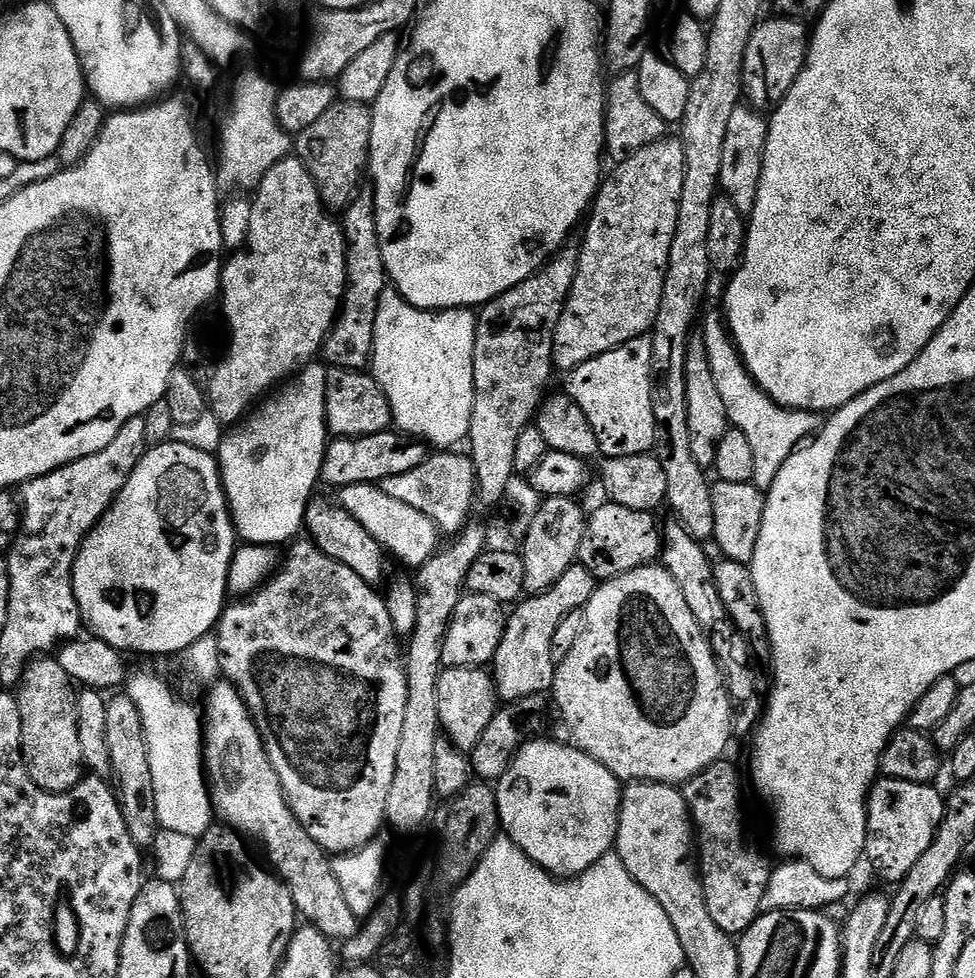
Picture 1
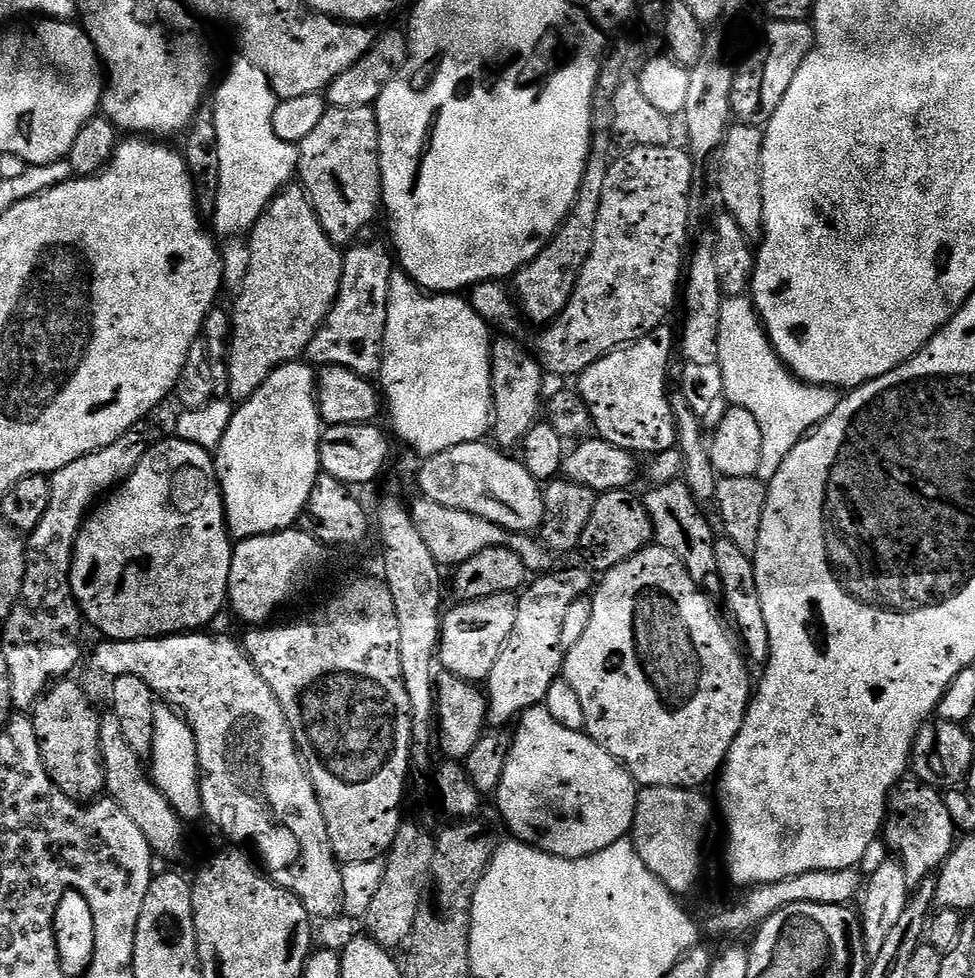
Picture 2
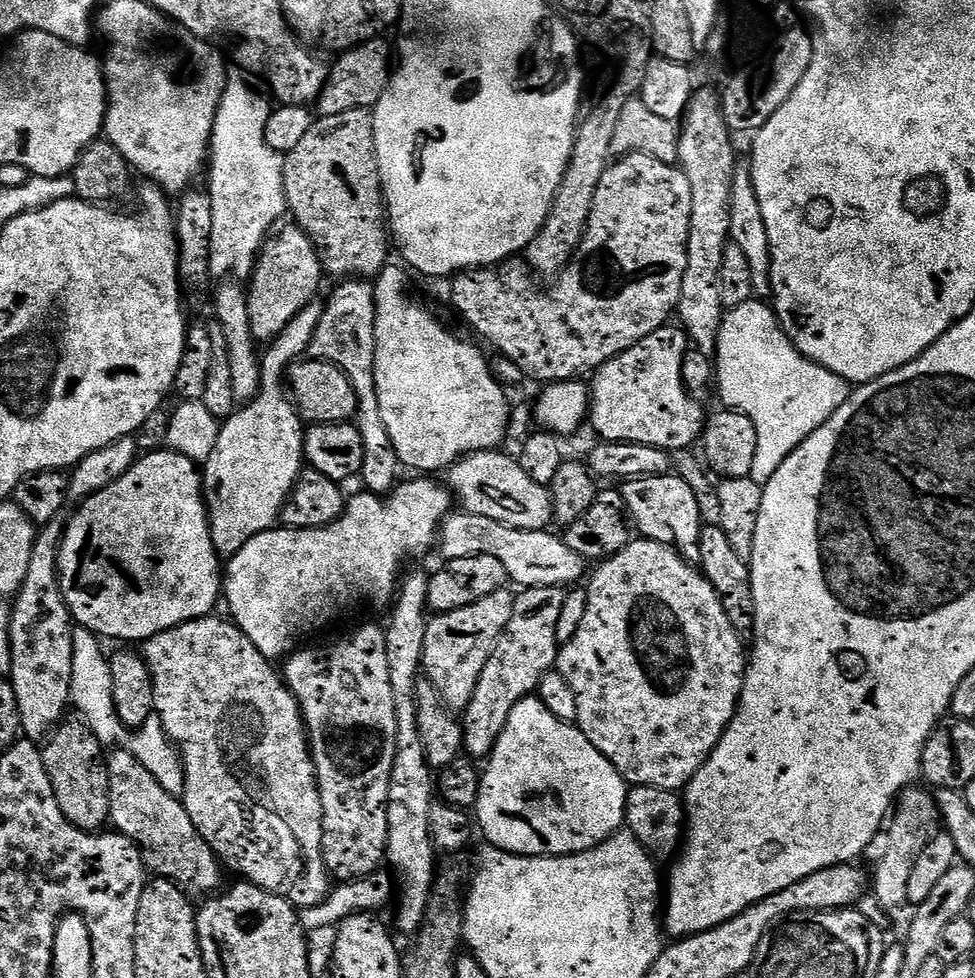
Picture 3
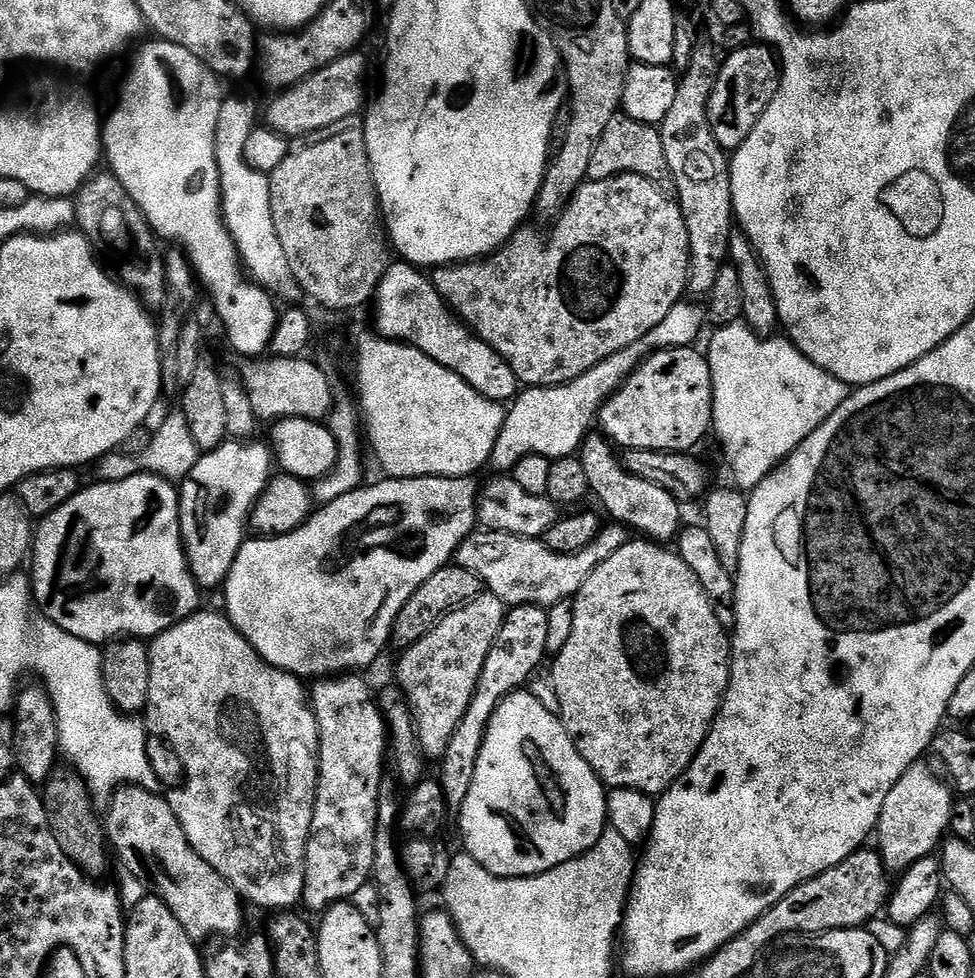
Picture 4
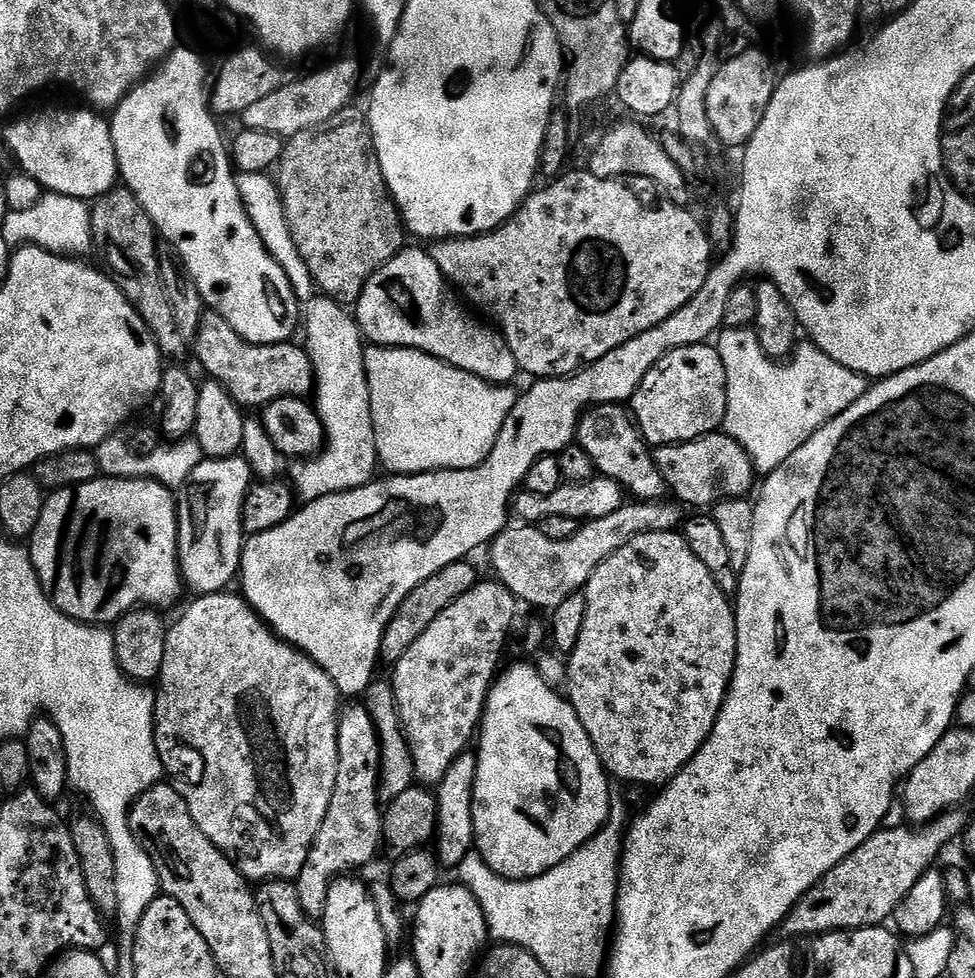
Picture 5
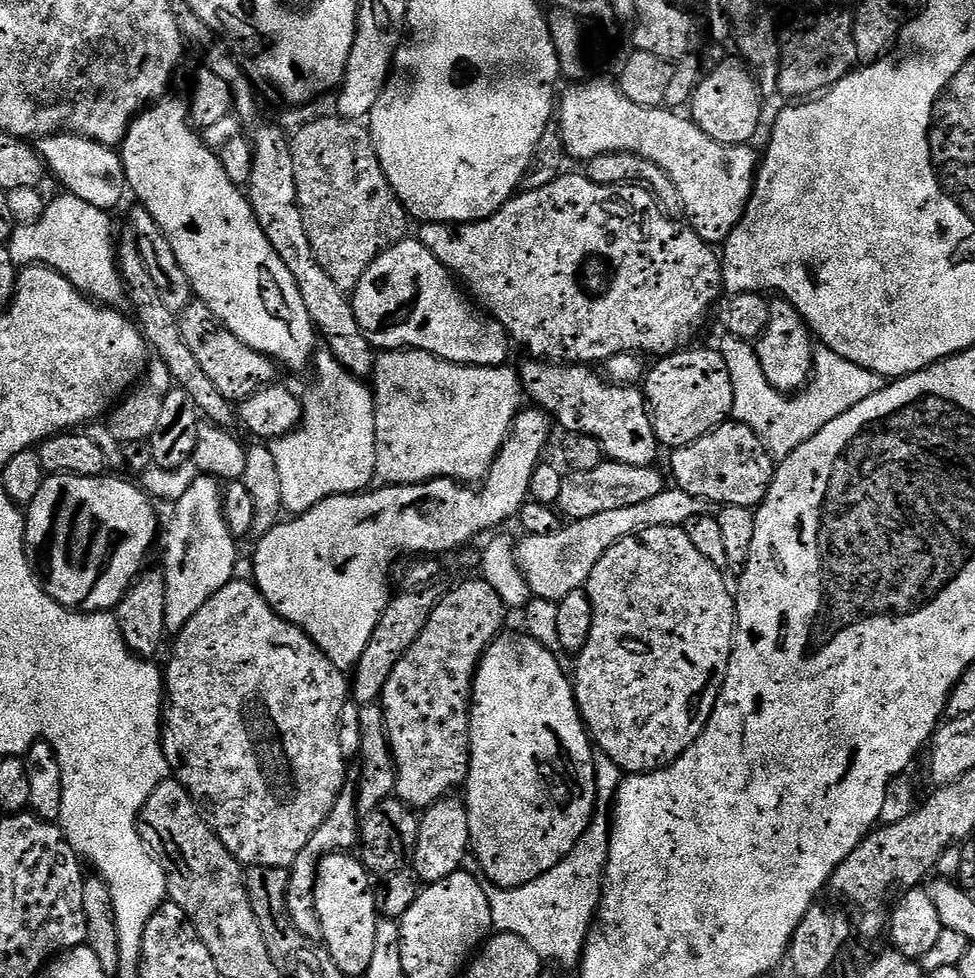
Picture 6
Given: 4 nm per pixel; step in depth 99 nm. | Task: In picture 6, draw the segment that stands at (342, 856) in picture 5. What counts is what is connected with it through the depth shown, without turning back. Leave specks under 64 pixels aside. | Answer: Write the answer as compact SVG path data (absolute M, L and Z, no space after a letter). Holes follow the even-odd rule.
M340 808L330 810L326 822L314 830L314 838L302 846L298 858L294 858L292 867L288 869L288 885L286 886L286 910L290 914L290 922L306 938L317 942L323 941L322 922L318 918L318 906L316 905L316 871L320 869L320 863L324 861L325 856L332 856L336 852L345 854L351 853L360 843L360 821L362 817L358 808Z

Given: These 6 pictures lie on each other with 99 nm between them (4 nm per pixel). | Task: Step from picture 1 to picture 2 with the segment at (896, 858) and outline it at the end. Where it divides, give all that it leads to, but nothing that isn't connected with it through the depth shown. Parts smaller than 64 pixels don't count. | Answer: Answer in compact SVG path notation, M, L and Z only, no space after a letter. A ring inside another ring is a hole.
M919 782L901 783L893 788L886 805L886 819L882 824L882 840L897 852L898 863L904 869L909 885L919 886L940 868L951 854L958 840L958 829L952 823L948 807L937 789Z

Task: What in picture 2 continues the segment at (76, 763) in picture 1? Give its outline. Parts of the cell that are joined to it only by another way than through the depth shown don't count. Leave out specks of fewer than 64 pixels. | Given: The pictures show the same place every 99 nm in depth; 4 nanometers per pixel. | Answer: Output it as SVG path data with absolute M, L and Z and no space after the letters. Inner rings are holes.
M72 678L56 681L30 710L30 721L42 766L55 791L71 801L92 802L105 791L99 742L101 717L92 709L83 686L74 681Z

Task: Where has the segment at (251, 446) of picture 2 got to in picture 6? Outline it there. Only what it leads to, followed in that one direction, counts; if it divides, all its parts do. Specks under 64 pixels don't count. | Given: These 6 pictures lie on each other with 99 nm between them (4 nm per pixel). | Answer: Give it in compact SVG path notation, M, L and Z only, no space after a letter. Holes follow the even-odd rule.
M200 474L190 486L190 490L186 491L186 494L174 504L171 510L173 510L172 521L168 524L168 533L165 536L163 533L162 536L162 544L164 540L162 571L166 582L166 626L169 633L176 634L186 626L190 618L194 618L194 614L198 614L198 610L202 610L202 606L206 606L206 602L210 602L210 598L214 598L214 594L218 594L218 590L222 590L222 586L229 584L237 575L236 544L238 540L230 534L224 517L221 481L213 480L211 476Z

